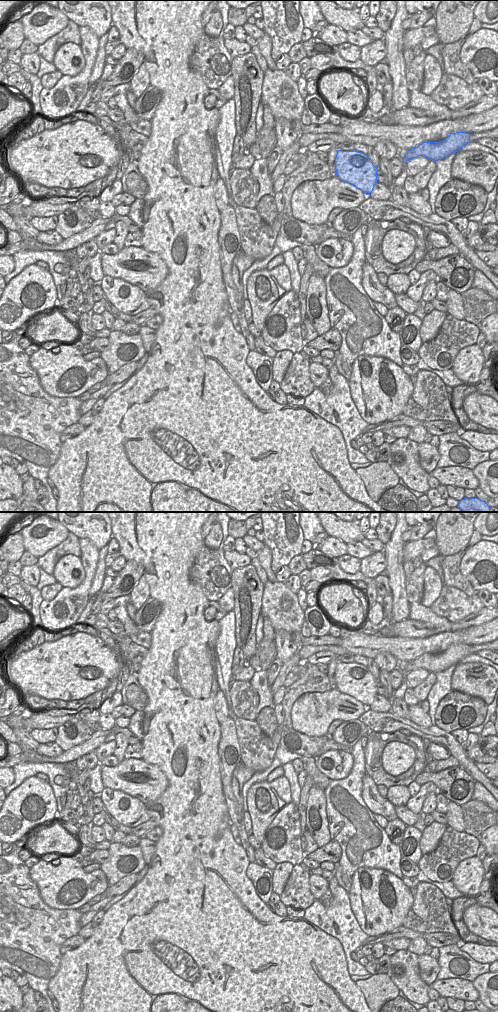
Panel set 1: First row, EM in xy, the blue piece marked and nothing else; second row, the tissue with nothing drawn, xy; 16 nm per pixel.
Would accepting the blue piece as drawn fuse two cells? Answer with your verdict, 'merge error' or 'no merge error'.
no merge error

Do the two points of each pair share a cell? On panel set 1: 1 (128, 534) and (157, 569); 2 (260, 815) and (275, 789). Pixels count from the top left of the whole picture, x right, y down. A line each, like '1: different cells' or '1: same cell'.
1: same cell
2: same cell

